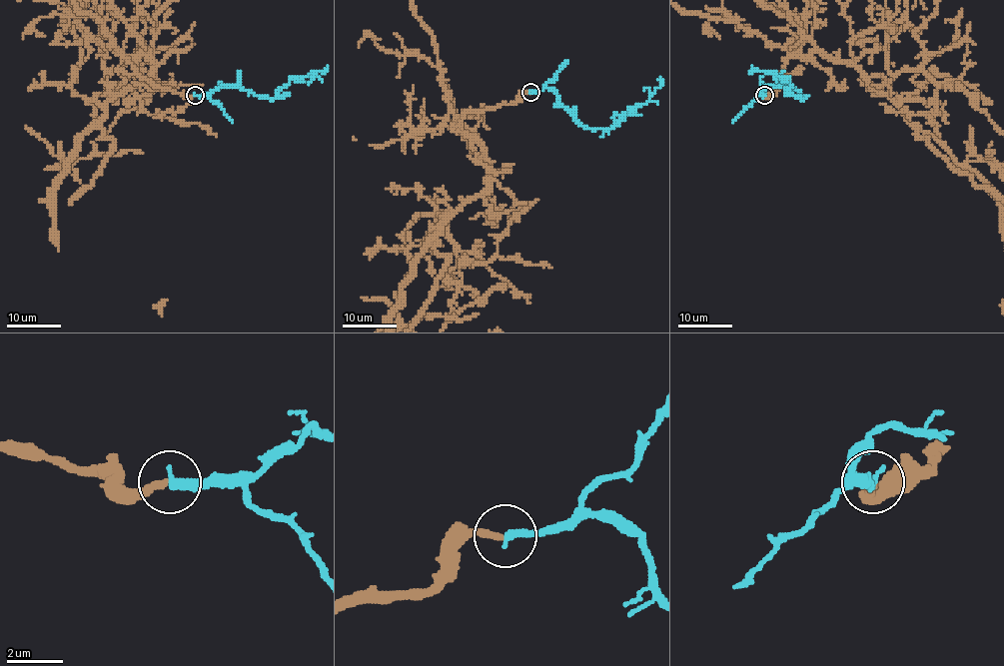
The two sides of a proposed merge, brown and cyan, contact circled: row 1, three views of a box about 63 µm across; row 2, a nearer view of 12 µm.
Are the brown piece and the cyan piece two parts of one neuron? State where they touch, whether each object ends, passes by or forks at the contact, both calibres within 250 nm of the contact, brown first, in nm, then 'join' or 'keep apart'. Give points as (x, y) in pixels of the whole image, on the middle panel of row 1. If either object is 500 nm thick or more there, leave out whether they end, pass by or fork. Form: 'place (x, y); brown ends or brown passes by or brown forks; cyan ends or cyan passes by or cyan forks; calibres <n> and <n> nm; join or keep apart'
place (530, 92); brown ends; cyan ends; calibres 260 and 320 nm; join

